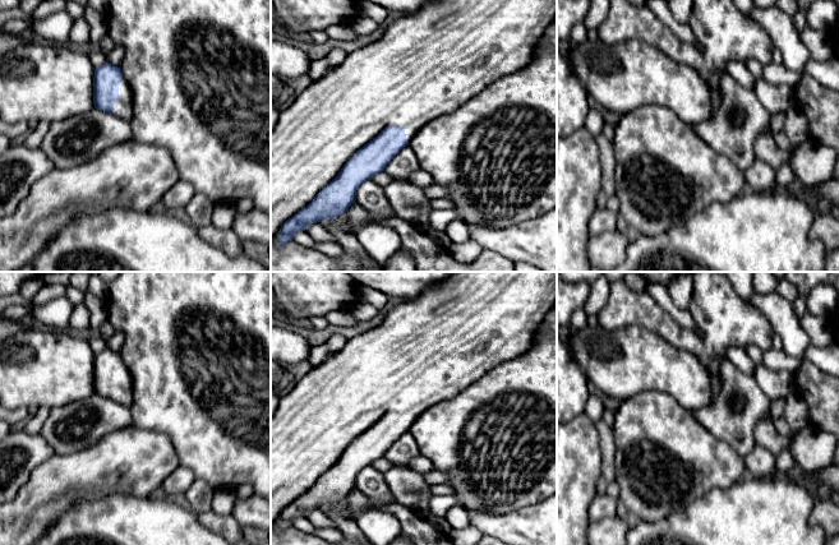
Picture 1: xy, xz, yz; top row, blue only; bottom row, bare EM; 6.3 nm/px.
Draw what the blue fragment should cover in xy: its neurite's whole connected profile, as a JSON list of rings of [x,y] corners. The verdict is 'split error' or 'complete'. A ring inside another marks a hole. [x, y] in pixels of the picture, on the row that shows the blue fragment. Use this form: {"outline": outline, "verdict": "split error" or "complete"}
{"outline": [[[38,40],[0,56],[0,116],[6,123],[50,124],[93,108],[132,120],[133,94],[120,68],[106,61],[96,69],[84,52]]], "verdict": "split error"}

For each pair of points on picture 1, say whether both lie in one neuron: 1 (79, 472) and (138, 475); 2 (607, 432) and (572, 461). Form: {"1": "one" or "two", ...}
{"1": "one", "2": "two"}

